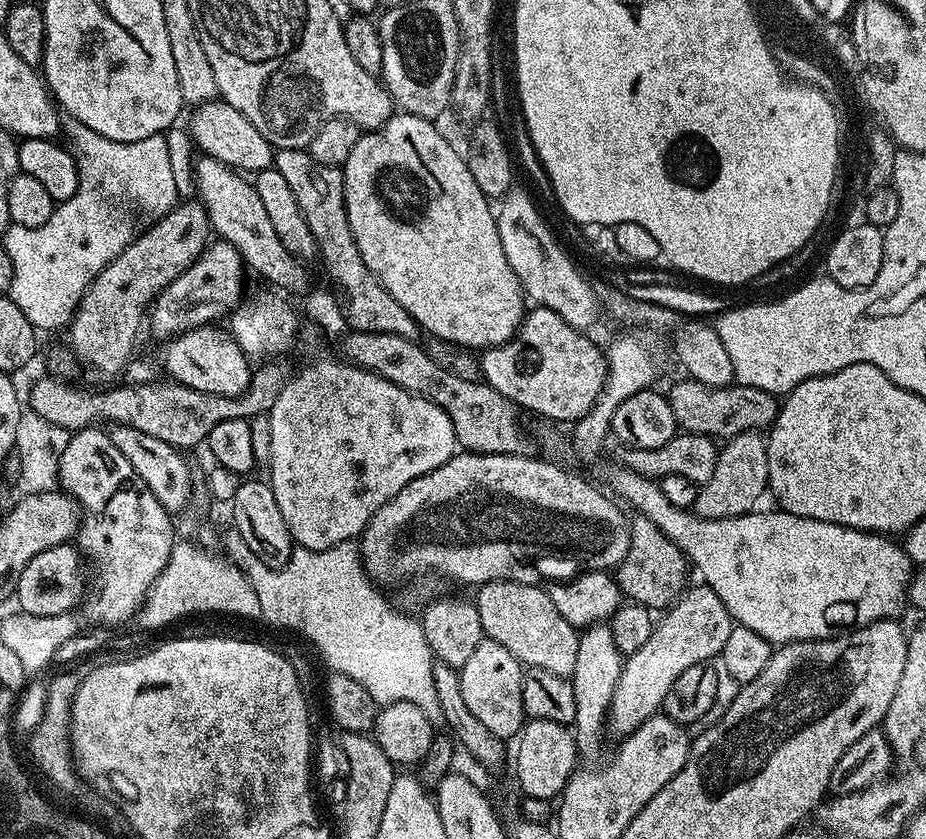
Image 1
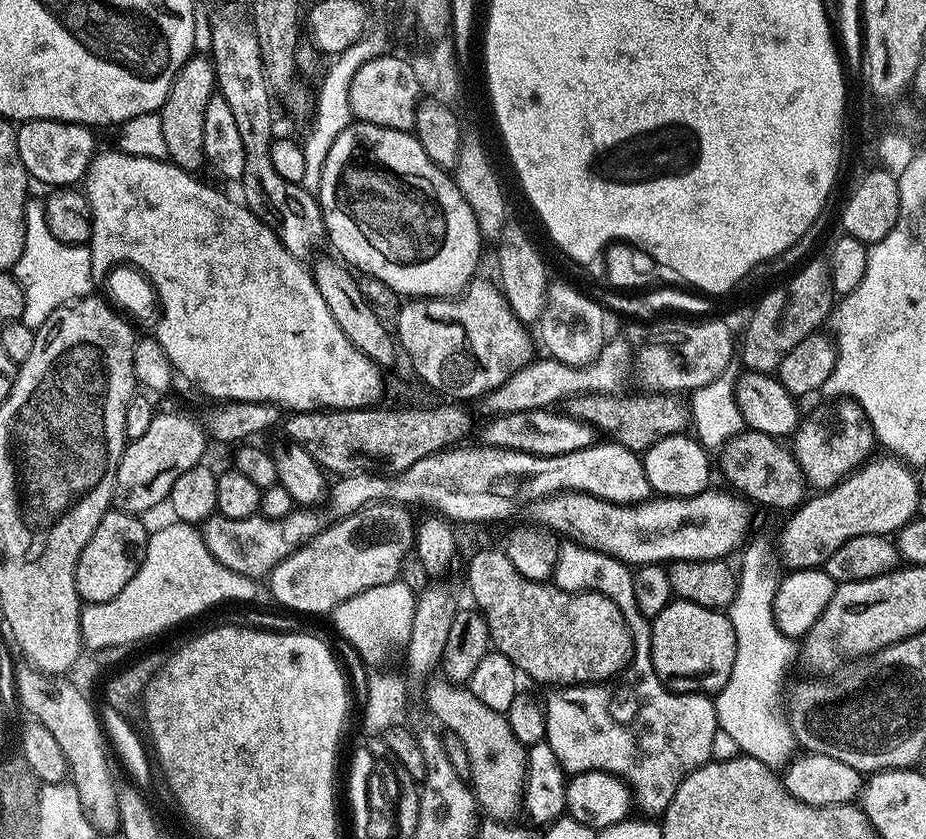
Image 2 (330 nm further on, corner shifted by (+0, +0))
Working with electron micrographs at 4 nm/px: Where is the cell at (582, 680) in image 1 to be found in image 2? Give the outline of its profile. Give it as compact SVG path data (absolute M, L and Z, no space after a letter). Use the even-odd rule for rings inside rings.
M568 538L561 543L558 550L558 560L556 562L556 575L554 583L557 588L566 590L567 592L601 592L603 596L610 597L618 606L618 610L622 610L622 614L628 623L628 629L632 635L632 659L625 667L620 678L613 678L607 682L599 684L570 684L567 686L556 686L551 689L552 692L548 696L548 700L543 701L544 717L546 718L546 743L550 746L550 750L554 750L554 754L558 754L558 762L564 767L565 773L575 774L578 772L612 772L621 779L627 780L629 787L634 791L635 801L638 803L638 808L644 814L652 814L648 812L656 812L662 814L670 806L670 802L674 798L674 794L678 790L678 786L682 786L682 782L694 770L698 770L709 760L713 759L712 743L718 737L718 725L716 723L716 706L711 695L702 692L671 692L661 680L656 676L656 671L652 665L652 655L650 654L650 634L652 633L652 625L649 617L643 616L640 612L640 607L636 601L634 594L634 578L632 577L633 569L625 564L618 557L610 555L610 553L602 552L597 548L589 547L583 542L577 542L575 539Z

